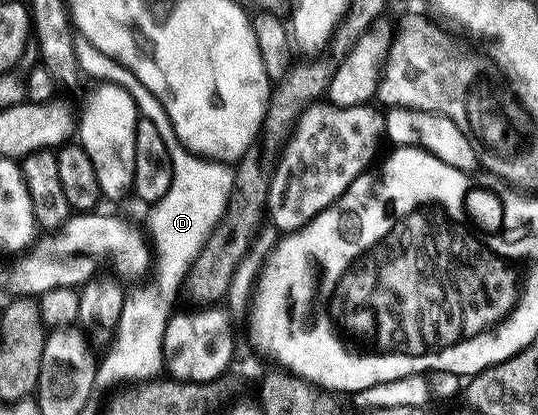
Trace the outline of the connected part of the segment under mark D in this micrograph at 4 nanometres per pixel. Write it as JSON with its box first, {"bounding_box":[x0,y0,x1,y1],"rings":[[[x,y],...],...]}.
{"bounding_box":[75,34,234,388],"rings":[[[76,34],[75,52],[77,53],[77,65],[84,76],[91,81],[104,81],[116,83],[133,97],[135,108],[140,116],[153,121],[157,134],[165,140],[165,149],[169,149],[169,157],[173,161],[173,181],[169,185],[169,193],[158,199],[150,208],[151,216],[145,222],[150,240],[153,242],[153,251],[157,258],[153,263],[153,276],[155,275],[155,291],[135,291],[126,296],[121,309],[121,321],[117,325],[115,340],[111,342],[107,355],[98,360],[96,369],[96,388],[115,387],[118,383],[138,384],[140,381],[151,381],[156,378],[158,371],[165,367],[163,360],[163,338],[165,337],[165,325],[173,314],[171,302],[175,299],[179,287],[184,286],[187,272],[191,270],[197,253],[205,245],[205,241],[213,233],[213,229],[221,221],[221,217],[227,208],[227,202],[233,189],[234,170],[228,164],[219,162],[218,159],[210,159],[196,154],[175,136],[173,125],[169,121],[169,113],[133,77],[125,65],[113,61],[97,45],[93,45],[83,34]]]}

